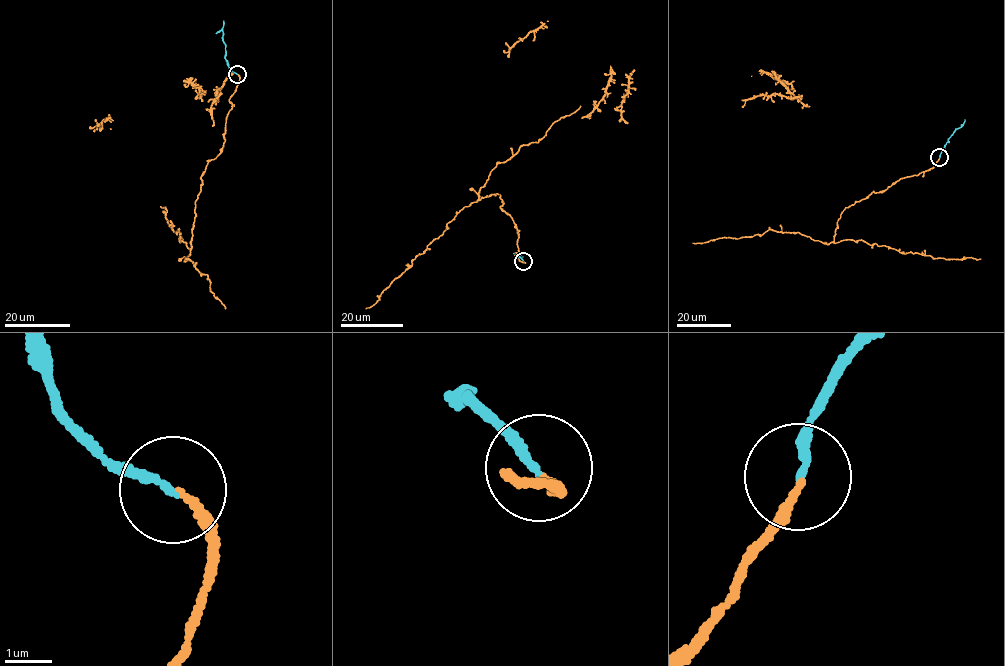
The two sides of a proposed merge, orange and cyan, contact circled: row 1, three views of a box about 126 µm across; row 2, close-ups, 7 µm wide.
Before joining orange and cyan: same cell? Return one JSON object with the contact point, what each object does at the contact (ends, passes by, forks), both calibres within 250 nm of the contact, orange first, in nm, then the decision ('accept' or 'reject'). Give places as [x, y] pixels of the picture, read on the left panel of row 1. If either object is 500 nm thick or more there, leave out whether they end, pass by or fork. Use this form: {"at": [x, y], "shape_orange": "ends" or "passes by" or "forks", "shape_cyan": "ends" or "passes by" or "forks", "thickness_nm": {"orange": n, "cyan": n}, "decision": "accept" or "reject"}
{"at": [237, 74], "shape_orange": "ends", "shape_cyan": "ends", "thickness_nm": {"orange": 140, "cyan": 180}, "decision": "accept"}

